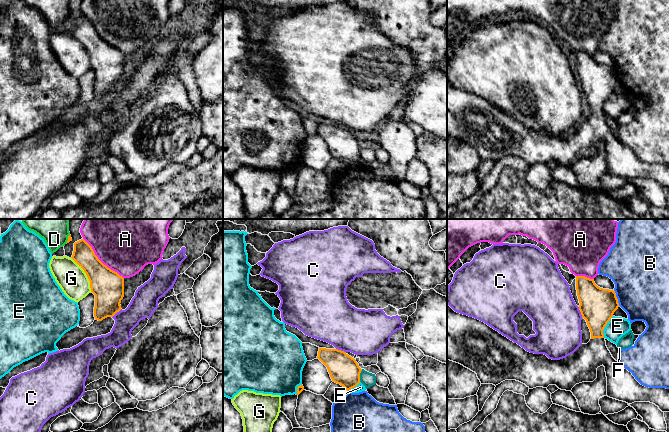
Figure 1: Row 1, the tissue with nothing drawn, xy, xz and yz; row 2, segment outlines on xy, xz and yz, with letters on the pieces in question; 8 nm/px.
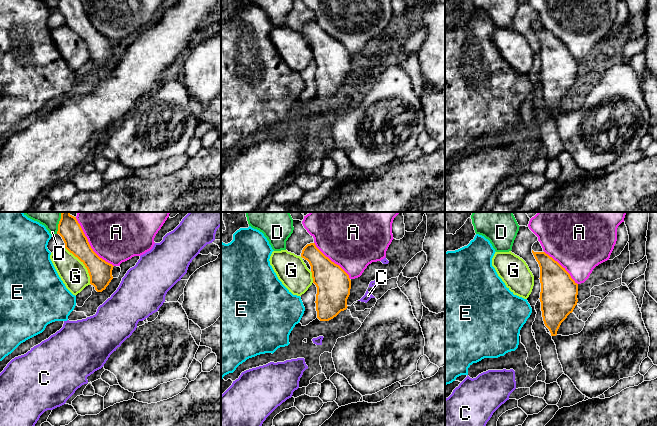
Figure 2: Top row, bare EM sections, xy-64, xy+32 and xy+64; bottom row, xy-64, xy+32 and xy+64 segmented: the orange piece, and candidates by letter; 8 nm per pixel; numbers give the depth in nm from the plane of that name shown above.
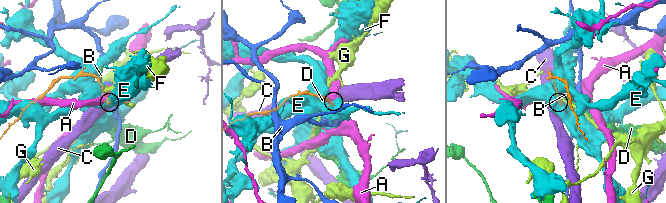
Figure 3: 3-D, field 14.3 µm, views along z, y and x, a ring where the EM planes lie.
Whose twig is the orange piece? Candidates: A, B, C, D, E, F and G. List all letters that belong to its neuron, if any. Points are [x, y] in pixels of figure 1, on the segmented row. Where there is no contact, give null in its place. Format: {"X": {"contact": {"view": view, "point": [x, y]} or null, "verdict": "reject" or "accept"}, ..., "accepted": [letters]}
{"A": {"contact": {"view": "xy", "point": [100, 261]}, "verdict": "reject"}, "B": {"contact": {"view": "yz", "point": [616, 298]}, "verdict": "reject"}, "C": {"contact": {"view": "yz", "point": [580, 311]}, "verdict": "reject"}, "D": {"contact": {"view": "xy", "point": [68, 239]}, "verdict": "reject"}, "E": {"contact": {"view": "yz", "point": [604, 327]}, "verdict": "reject"}, "F": {"contact": {"view": "xz", "point": [359, 375]}, "verdict": "reject"}, "G": {"contact": {"view": "xy", "point": [86, 274]}, "verdict": "reject"}, "accepted": []}

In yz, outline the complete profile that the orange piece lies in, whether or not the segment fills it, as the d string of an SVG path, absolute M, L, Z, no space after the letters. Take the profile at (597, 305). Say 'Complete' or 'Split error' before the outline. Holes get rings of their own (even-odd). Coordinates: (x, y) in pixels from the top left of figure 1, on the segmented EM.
Split error. M576 276L576 290L579 310L590 329L591 339L566 358L552 360L544 354L530 353L484 322L457 313L447 304L447 360L475 372L481 384L496 386L505 380L516 380L529 389L556 385L566 391L571 391L576 384L593 382L597 378L597 368L603 365L607 377L608 397L628 404L650 402L662 412L669 412L669 389L641 385L631 372L612 357L606 346L603 330L619 307L615 291L598 287L594 279L585 276Z

